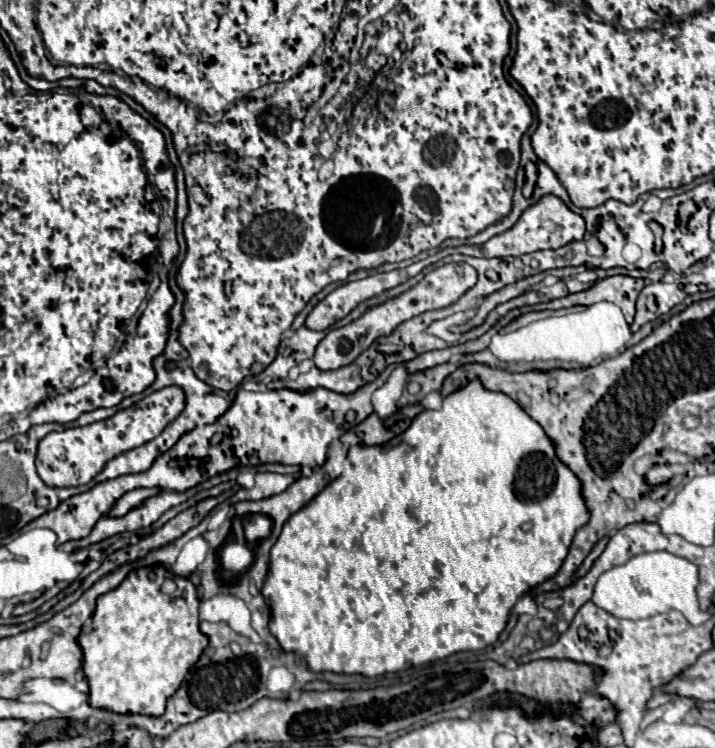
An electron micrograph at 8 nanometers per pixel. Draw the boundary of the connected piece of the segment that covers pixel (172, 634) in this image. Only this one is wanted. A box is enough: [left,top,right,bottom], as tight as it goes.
[79,564,207,716]

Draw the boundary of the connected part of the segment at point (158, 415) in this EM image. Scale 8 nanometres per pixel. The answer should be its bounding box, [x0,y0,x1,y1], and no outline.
[35,386,185,488]

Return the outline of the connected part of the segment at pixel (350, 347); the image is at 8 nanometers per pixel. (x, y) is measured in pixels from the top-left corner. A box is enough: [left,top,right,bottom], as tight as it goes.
[313,262,477,370]

